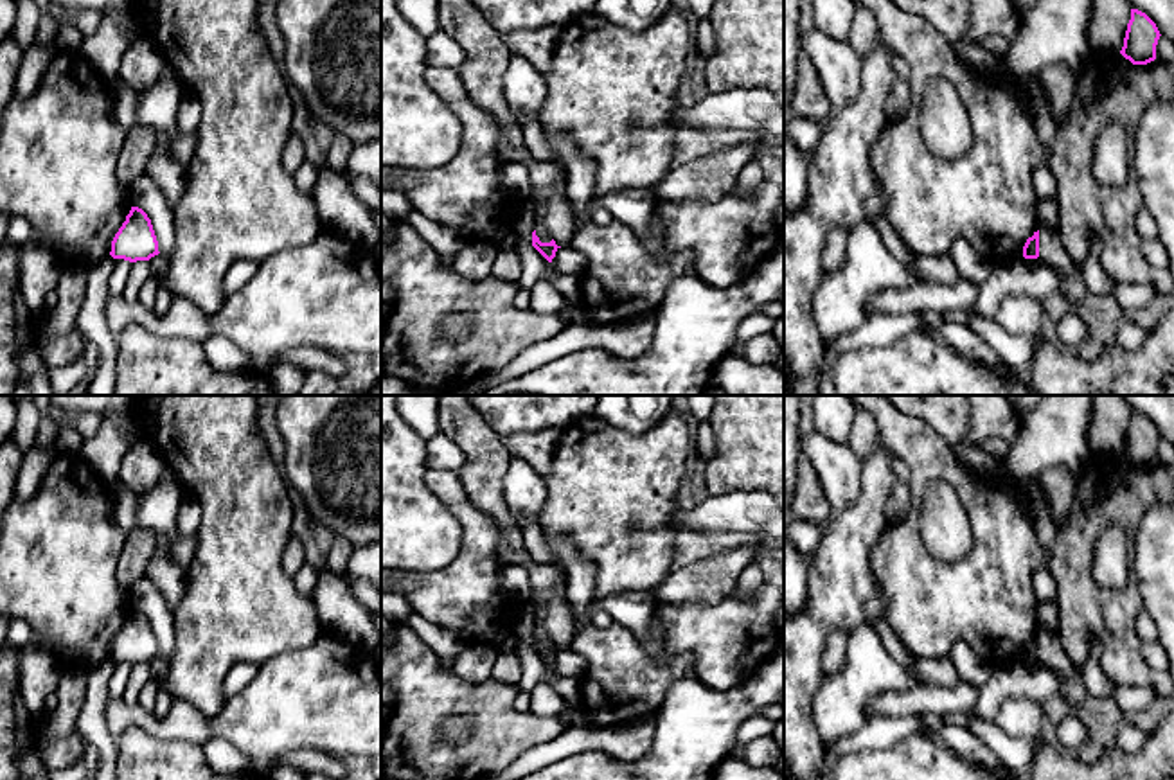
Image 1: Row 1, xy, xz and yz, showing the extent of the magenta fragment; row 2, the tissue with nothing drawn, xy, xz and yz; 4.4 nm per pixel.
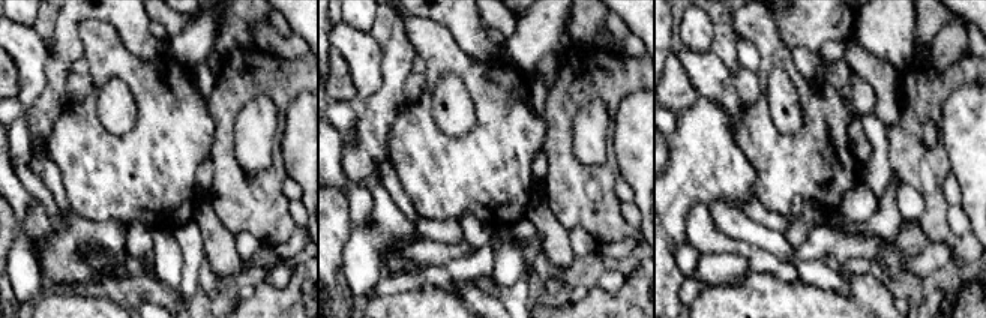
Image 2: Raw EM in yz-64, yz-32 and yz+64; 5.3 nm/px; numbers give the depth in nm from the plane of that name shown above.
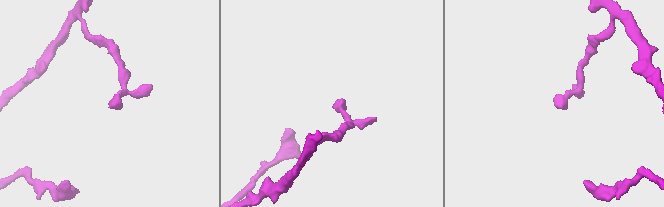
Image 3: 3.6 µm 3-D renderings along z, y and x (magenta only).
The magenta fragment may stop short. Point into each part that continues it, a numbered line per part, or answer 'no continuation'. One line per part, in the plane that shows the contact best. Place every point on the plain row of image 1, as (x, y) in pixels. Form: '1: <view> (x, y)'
no continuation

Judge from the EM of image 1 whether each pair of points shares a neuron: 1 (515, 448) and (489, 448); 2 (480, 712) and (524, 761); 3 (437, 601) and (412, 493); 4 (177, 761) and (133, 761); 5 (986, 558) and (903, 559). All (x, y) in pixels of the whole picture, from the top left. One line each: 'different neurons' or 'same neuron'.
1: different neurons
2: different neurons
3: different neurons
4: same neuron
5: same neuron

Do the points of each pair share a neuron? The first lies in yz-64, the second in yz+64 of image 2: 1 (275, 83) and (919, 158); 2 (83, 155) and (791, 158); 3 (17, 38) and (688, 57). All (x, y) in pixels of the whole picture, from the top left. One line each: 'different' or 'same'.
1: same
2: same
3: same

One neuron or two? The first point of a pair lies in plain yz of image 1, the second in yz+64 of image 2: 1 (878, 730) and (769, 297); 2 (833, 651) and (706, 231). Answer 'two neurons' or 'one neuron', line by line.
1: two neurons
2: one neuron

